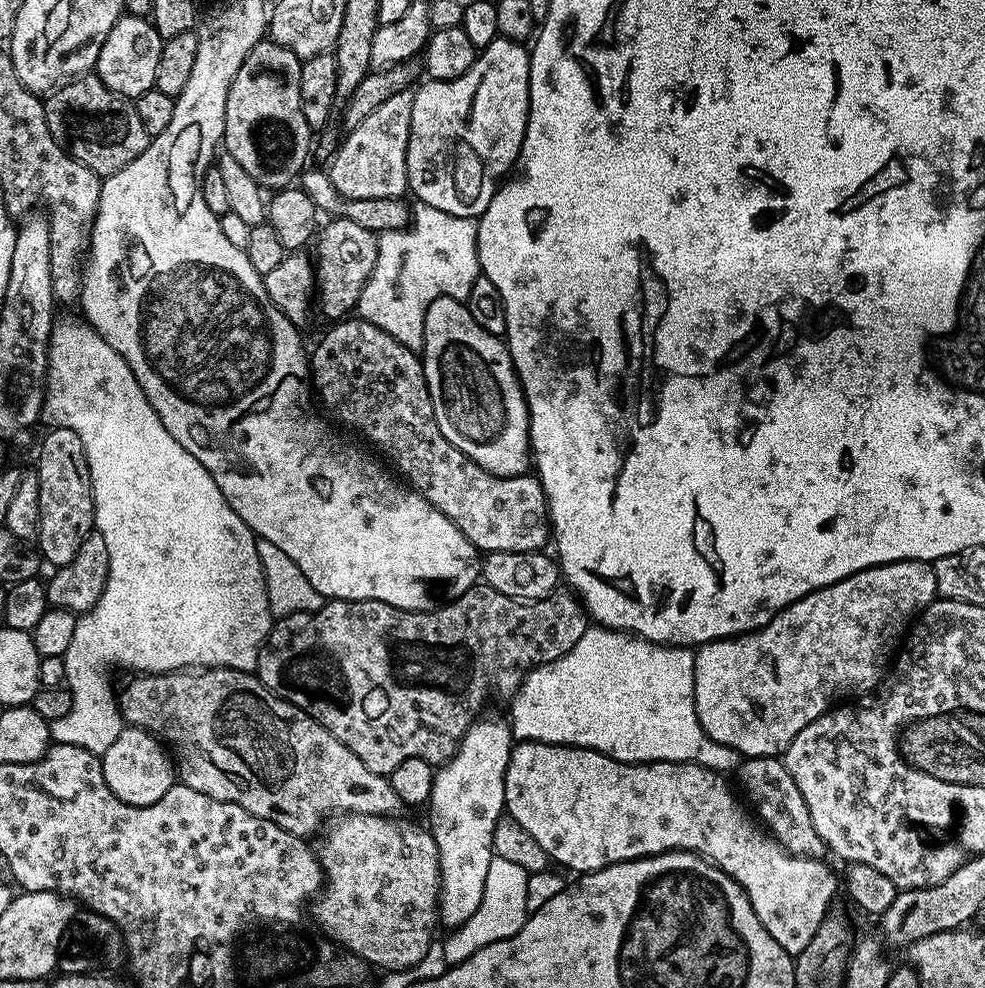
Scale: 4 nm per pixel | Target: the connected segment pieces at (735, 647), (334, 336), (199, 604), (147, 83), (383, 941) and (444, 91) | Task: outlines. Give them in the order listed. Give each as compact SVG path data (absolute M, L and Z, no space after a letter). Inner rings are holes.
M899 560L893 564L879 564L876 568L856 572L836 584L806 594L802 599L794 601L793 604L776 613L776 617L766 627L758 628L755 632L746 632L743 636L729 636L726 640L712 640L709 644L699 645L694 652L694 702L702 730L706 730L706 734L714 738L714 742L730 746L740 753L741 757L779 757L788 749L790 742L794 742L794 738L802 730L806 730L810 722L814 722L822 713L829 711L830 706L847 701L849 698L863 698L875 693L876 689L884 683L885 675L893 663L894 653L902 637L909 631L913 621L924 609L930 607L935 599L937 599L935 567L927 560Z
M345 318L329 328L332 329L321 338L320 345L310 352L310 380L321 402L342 423L357 428L389 465L396 464L395 471L401 477L404 475L403 479L443 516L450 518L481 553L541 551L545 547L543 544L550 540L550 521L548 500L539 479L532 474L496 476L475 464L445 438L432 417L432 399L424 377L424 365L413 349L390 338L386 330L378 330L378 326L359 318Z
M57 323L52 329L52 339L48 345L48 375L46 387L42 392L42 420L52 428L74 430L74 434L82 438L92 479L94 528L106 542L108 551L108 581L99 602L92 607L92 611L83 613L77 619L74 638L70 638L70 646L64 651L64 678L68 693L72 695L72 705L70 714L66 714L66 718L51 721L50 727L55 743L82 746L82 750L103 754L106 750L110 750L110 746L114 746L114 736L119 736L120 731L126 726L123 716L120 715L117 693L115 691L112 693L112 688L108 685L108 668L129 668L132 674L179 672L202 668L236 668L240 672L252 672L256 666L256 655L260 652L260 646L272 631L274 617L293 616L299 612L317 612L326 602L326 597L318 590L314 590L314 586L310 586L306 574L302 574L302 570L298 570L294 561L286 558L286 554L282 554L282 550L278 550L274 542L257 539L245 520L228 505L226 498L218 490L214 478L202 466L202 462L198 462L194 454L187 452L164 429L154 406L150 406L138 378L134 378L126 358L122 358L122 354L118 354L118 350L107 344L87 323L79 323Z
M140 14L121 15L114 30L106 34L106 42L102 42L102 50L96 59L95 75L120 96L135 98L146 94L156 86L158 58L162 58L163 45L164 40L151 19Z
M361 812L337 815L323 829L319 837L320 848L318 847L324 883L322 891L314 900L317 922L337 940L333 941L341 949L347 950L353 956L361 956L369 966L376 967L377 964L381 970L414 966L426 954L427 948L437 935L436 928L438 929L440 906L438 846L427 827L419 828L408 820L396 819L400 818Z
M494 39L477 55L475 62L466 74L453 80L428 80L420 89L415 89L410 110L410 138L406 146L406 174L411 195L416 195L415 199L419 203L434 206L435 209L445 211L446 214L471 218L479 218L486 210L486 206L490 206L496 189L500 187L502 181L513 171L514 165L519 161L520 147L528 125L528 91L530 90L530 62L528 58L530 52L527 47L524 47L525 45L519 40Z

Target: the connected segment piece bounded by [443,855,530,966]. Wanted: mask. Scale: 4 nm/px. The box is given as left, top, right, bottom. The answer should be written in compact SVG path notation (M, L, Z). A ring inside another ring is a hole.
M493 855L490 870L486 870L486 890L482 890L482 902L474 914L470 914L467 922L447 933L443 941L445 962L448 966L466 962L482 946L493 944L499 940L510 938L522 930L528 921L530 911L527 908L527 880L530 873L522 870L514 862L506 862L506 858Z

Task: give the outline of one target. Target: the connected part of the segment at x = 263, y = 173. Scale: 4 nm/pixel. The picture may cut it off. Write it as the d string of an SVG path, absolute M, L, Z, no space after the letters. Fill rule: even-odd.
M271 38L262 39L256 43L254 50L250 50L250 54L246 54L246 62L242 62L242 70L234 74L230 94L226 94L223 151L233 155L242 169L264 190L289 187L304 172L309 163L308 151L314 148L314 129L306 122L300 101L301 63L286 46L277 44Z

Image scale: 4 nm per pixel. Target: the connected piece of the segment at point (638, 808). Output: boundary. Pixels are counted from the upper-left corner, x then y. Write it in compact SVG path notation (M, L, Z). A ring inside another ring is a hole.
M521 740L510 754L510 766L504 779L504 806L507 815L546 850L549 861L556 863L557 860L575 874L597 872L623 860L637 860L663 852L695 852L734 878L750 898L750 906L754 906L754 914L758 914L758 922L766 926L770 938L774 938L789 956L800 956L802 950L810 946L810 938L818 934L818 926L822 926L829 908L833 907L838 876L824 865L823 859L811 860L809 856L787 852L753 819L741 797L736 797L724 780L727 779L721 773L703 768L701 764L671 764L665 760L627 764L593 748Z

